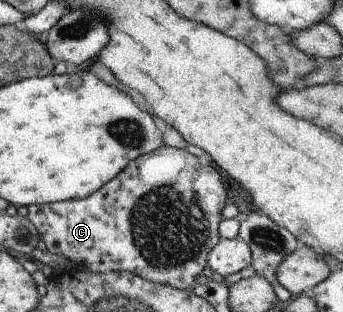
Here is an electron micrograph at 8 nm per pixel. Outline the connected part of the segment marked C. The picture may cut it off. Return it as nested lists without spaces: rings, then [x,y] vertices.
[[[163,146],[152,153],[141,155],[139,158],[132,160],[113,180],[107,184],[99,187],[93,194],[90,194],[84,199],[73,199],[65,202],[54,202],[45,204],[36,204],[28,206],[29,220],[35,225],[35,228],[40,236],[40,239],[45,242],[47,251],[53,254],[63,254],[69,260],[85,265],[93,273],[112,273],[115,271],[129,271],[133,274],[139,275],[144,279],[161,283],[164,285],[171,285],[181,290],[189,290],[194,286],[195,278],[199,276],[205,267],[208,266],[208,256],[212,252],[214,246],[221,240],[218,231],[218,226],[223,220],[221,211],[226,205],[227,192],[223,187],[223,180],[221,174],[209,164],[201,164],[197,157],[189,151],[178,149],[176,147]]]

